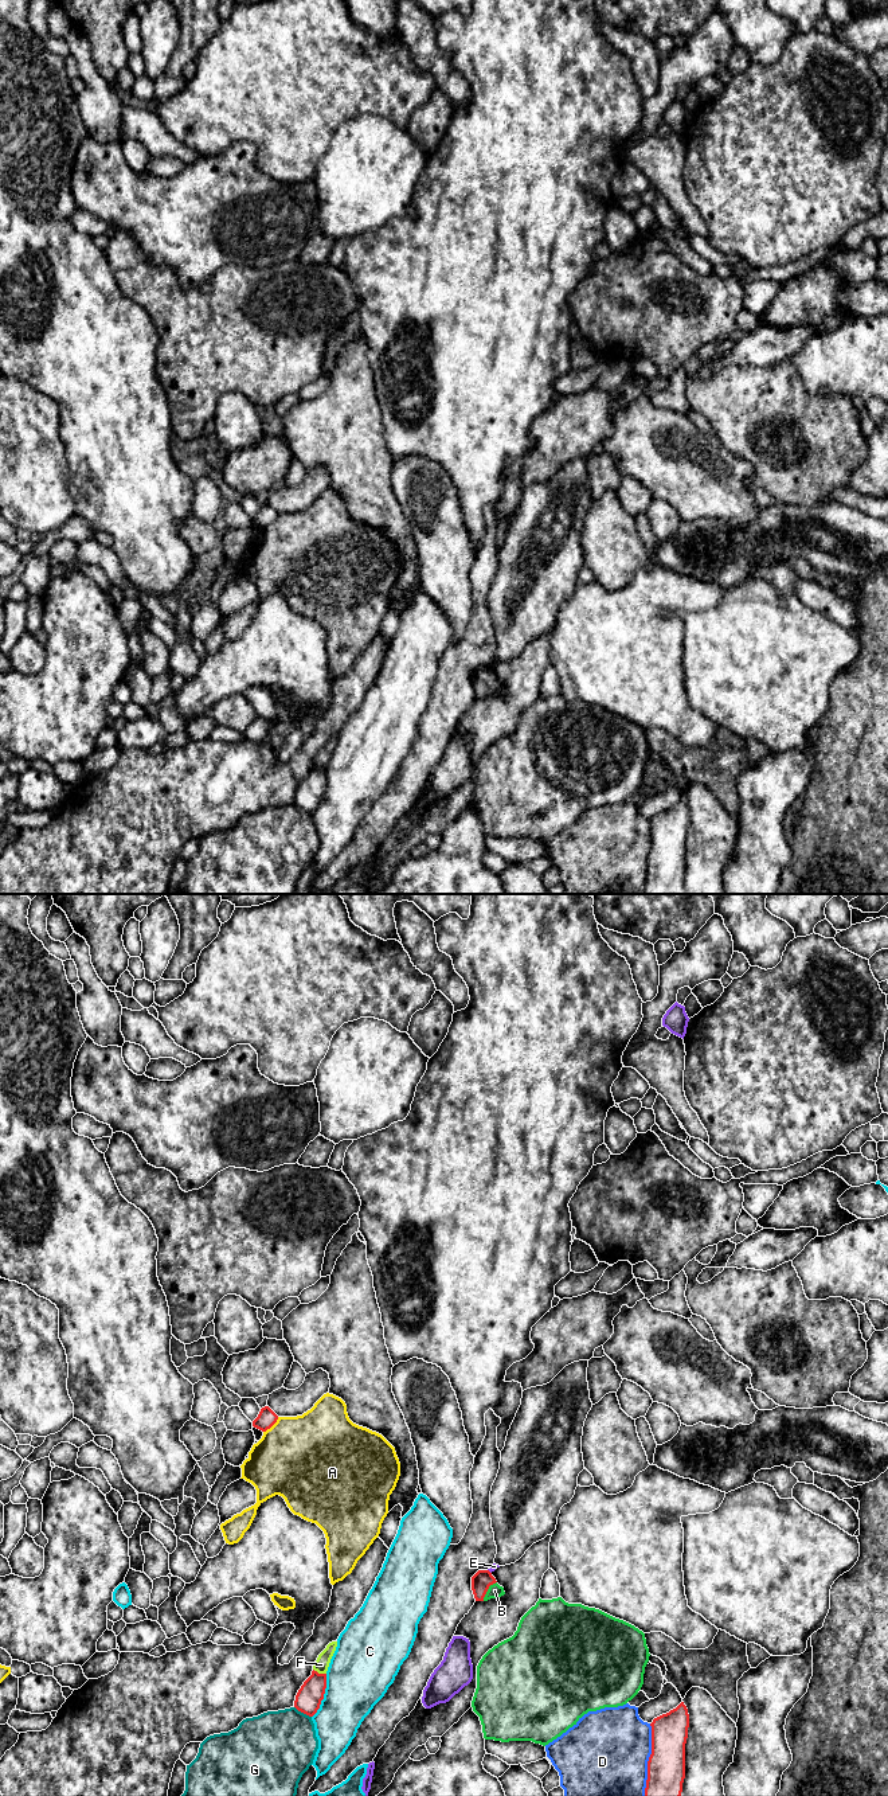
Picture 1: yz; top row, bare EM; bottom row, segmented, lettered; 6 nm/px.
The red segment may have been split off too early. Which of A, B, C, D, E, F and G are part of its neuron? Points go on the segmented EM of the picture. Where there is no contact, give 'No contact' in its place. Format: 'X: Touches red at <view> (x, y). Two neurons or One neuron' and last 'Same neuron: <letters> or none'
A: Touches red at yz (272, 1425). Two neurons
B: Touches red at yz (486, 1590). One neuron
C: Touches red at yz (323, 1695). Two neurons
D: Touches red at yz (649, 1760). Two neurons
E: Touches red at yz (489, 1572). Two neurons
F: Touches red at yz (320, 1674). Two neurons
G: Touches red at yz (302, 1711). Two neurons
Same neuron: B

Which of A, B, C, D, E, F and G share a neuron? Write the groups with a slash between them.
A / B / C / D / E / F / G

